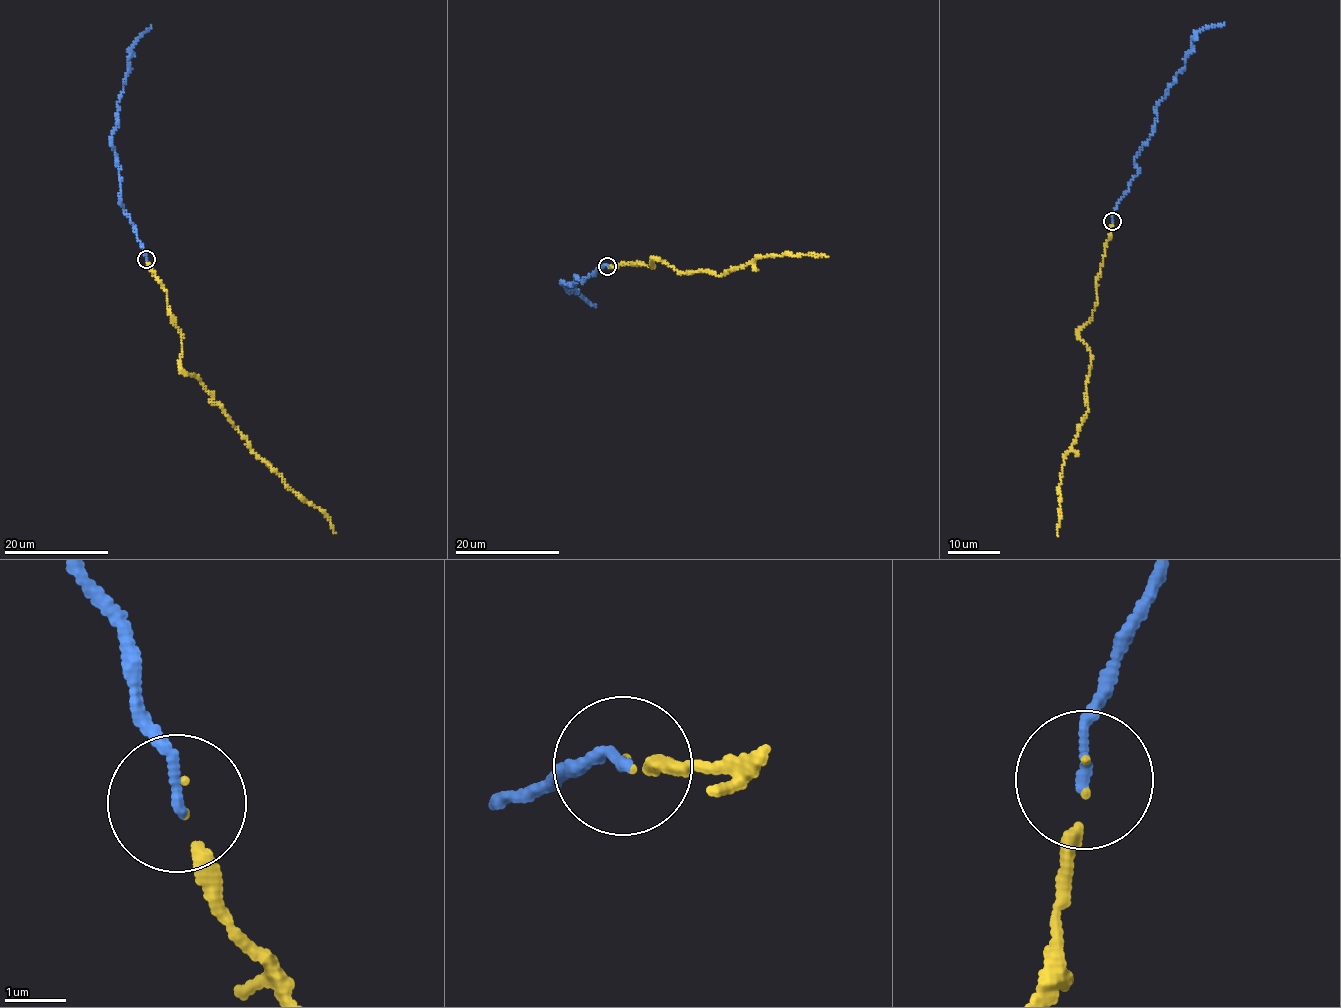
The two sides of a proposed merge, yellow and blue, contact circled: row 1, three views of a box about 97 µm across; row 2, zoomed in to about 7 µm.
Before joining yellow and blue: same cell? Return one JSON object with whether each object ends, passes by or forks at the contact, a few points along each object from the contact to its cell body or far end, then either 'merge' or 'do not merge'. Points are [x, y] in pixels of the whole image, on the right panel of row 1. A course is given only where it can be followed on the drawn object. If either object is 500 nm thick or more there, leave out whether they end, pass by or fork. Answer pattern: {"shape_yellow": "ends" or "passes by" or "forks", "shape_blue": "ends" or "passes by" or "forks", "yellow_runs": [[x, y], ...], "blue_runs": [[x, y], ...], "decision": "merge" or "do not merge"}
{"shape_yellow": "ends", "shape_blue": "ends", "yellow_runs": [[1112, 222], [1096, 280], [1097, 303], [1091, 320], [1079, 330], [1090, 352], [1088, 412], [1062, 465], [1058, 536]], "blue_runs": [[1112, 220], [1138, 173], [1135, 158], [1151, 135], [1156, 104], [1184, 68], [1192, 37], [1224, 23]], "decision": "merge"}

